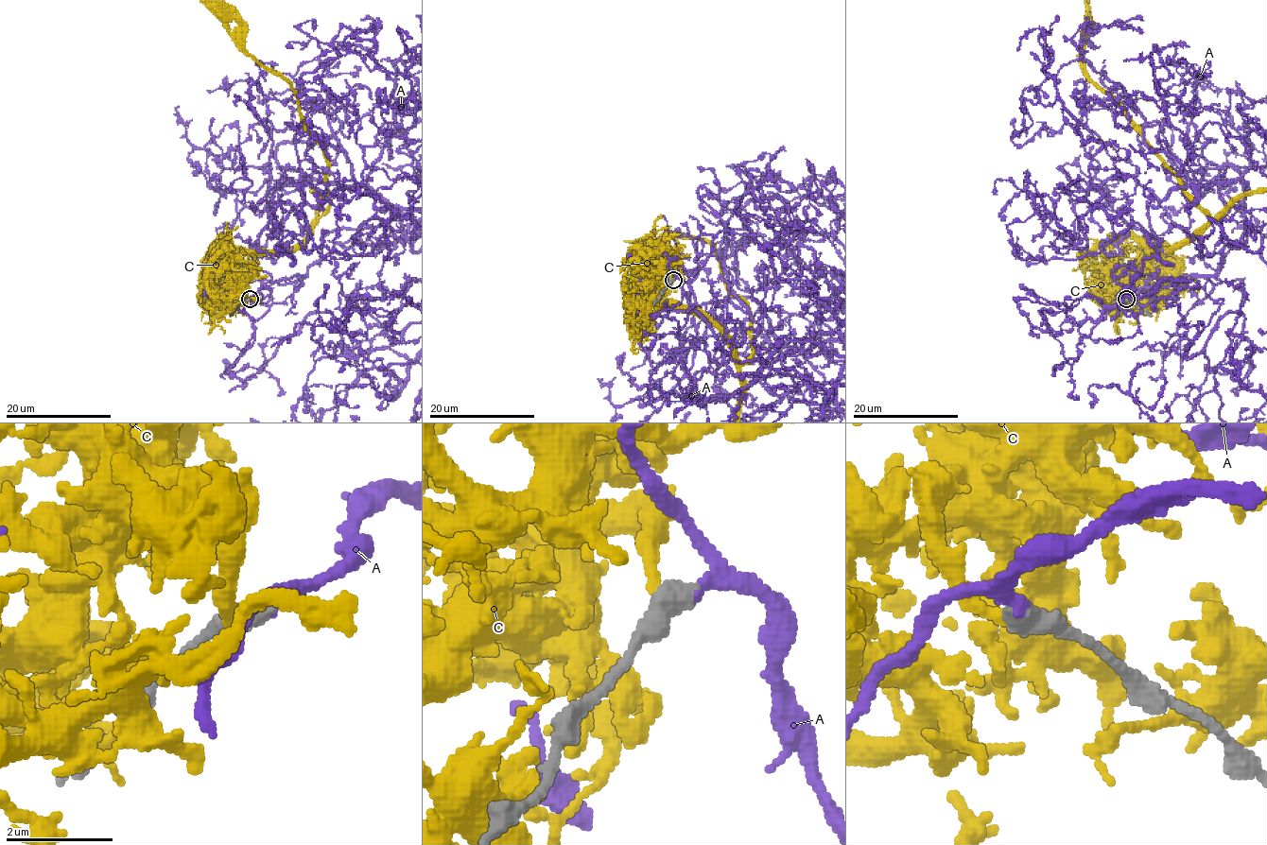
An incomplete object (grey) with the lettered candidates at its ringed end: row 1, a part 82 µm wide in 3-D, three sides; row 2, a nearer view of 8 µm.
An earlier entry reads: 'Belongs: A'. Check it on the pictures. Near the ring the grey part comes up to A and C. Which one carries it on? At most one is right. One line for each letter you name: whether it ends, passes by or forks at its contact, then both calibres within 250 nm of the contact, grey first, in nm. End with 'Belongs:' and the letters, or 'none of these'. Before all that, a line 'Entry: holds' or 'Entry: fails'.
Entry: holds
A: it passes by | 480/200 nm
Belongs: A

